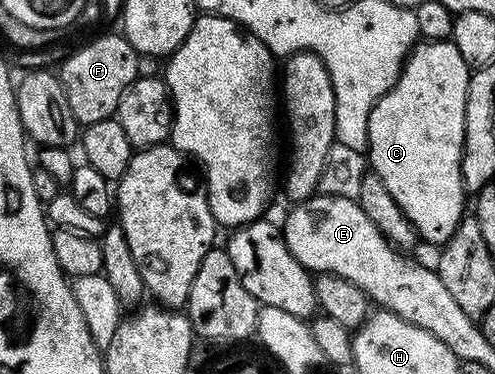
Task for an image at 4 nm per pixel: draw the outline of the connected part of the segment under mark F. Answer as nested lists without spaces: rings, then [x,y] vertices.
[[[122,34],[103,35],[84,47],[79,47],[60,67],[57,67],[59,79],[63,82],[65,97],[69,101],[69,109],[73,109],[73,117],[86,125],[93,121],[105,121],[112,118],[121,101],[121,93],[129,89],[129,85],[140,78],[140,54]]]

